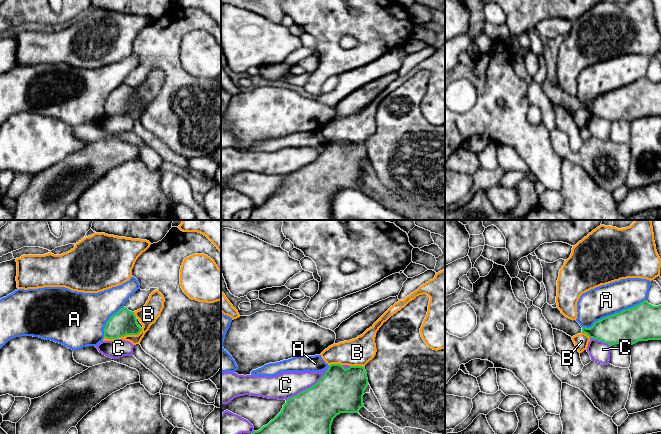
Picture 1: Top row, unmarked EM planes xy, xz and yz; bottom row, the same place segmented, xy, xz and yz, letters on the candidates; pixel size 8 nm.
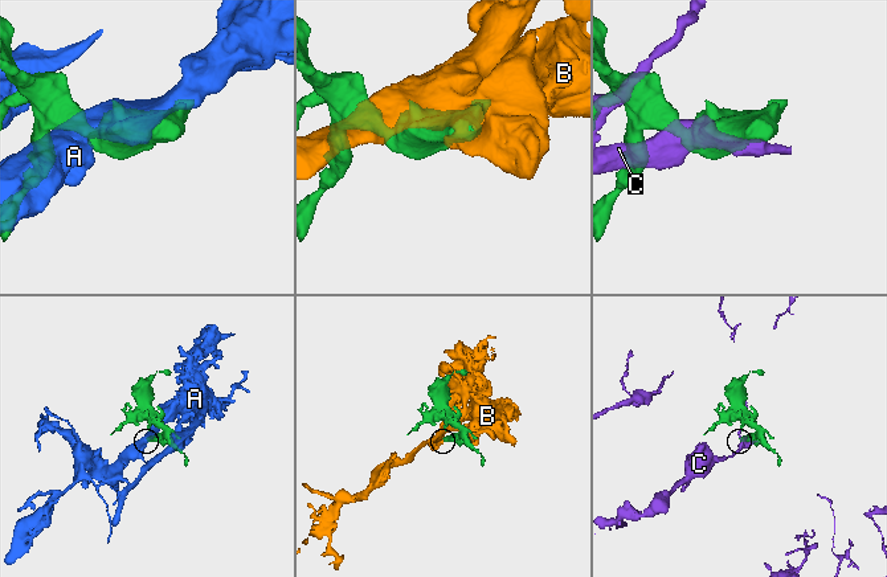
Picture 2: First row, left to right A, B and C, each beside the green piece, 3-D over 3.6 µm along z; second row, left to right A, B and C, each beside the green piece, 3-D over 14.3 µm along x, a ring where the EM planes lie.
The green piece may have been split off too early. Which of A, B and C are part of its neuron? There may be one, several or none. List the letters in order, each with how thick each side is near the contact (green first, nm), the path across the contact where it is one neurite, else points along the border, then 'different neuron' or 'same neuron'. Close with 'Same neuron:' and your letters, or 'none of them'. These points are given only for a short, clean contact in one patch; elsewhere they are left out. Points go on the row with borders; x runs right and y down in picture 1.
A: calibres 300 and 260 nm; different neuron
B: calibres 200 and 150 nm; different neuron
C: calibres 360 and 220 nm; different neuron
Same neuron: none of them

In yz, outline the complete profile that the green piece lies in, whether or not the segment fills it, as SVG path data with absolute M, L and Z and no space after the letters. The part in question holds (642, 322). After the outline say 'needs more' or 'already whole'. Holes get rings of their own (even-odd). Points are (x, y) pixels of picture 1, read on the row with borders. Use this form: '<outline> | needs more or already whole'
M646 300L614 315L596 321L592 327L581 327L576 320L565 317L556 307L545 303L542 314L553 329L573 337L585 333L610 346L625 343L629 346L648 340L661 340L661 305L653 306Z | needs more

